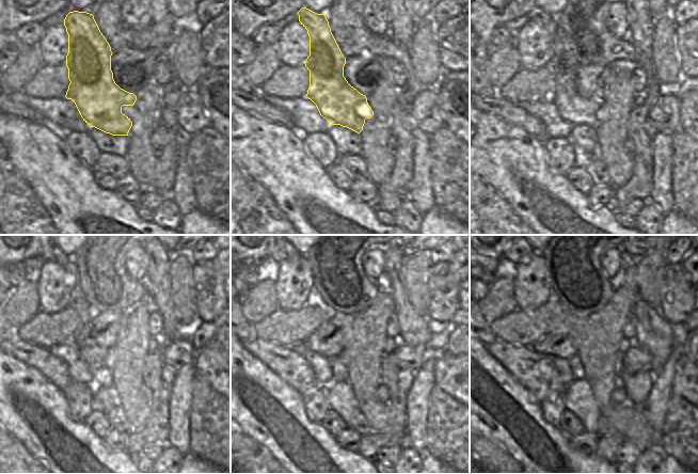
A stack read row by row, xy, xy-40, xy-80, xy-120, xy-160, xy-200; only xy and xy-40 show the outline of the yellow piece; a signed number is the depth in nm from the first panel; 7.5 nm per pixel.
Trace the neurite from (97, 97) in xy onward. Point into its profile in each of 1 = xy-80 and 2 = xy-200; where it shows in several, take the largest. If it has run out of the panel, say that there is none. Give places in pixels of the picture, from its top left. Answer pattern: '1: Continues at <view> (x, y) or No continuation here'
1: Continues at xy-80 (574, 109)
2: Continues at xy-200 (513, 256).

